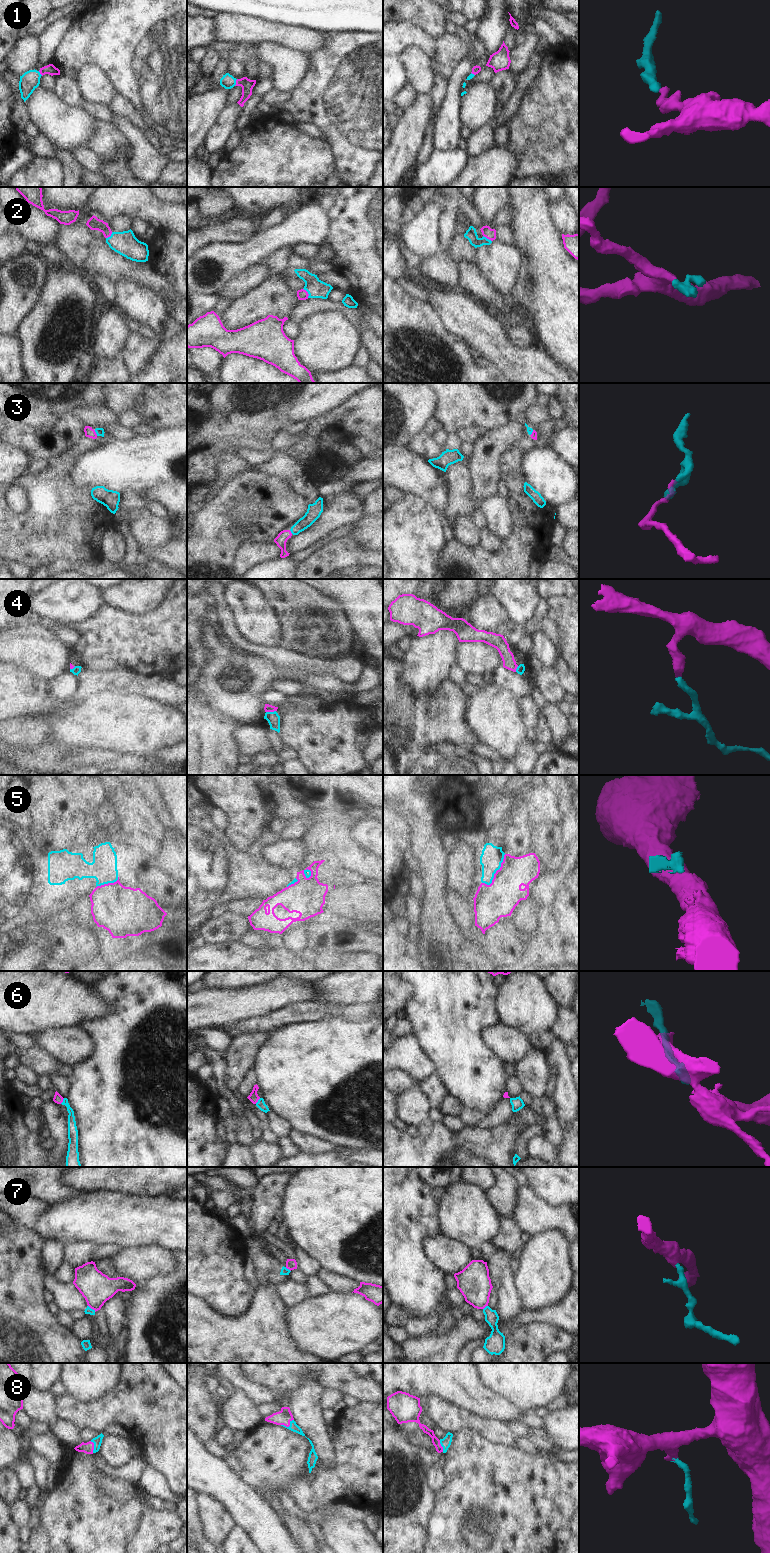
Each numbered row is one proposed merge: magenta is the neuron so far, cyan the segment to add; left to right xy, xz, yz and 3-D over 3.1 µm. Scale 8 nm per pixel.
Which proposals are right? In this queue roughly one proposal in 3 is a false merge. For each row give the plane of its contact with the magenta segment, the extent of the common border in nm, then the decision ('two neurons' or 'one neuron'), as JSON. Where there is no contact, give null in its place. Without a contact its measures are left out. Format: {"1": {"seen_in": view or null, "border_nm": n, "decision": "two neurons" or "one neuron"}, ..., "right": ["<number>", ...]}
{"1": {"seen_in": "xz", "border_nm": 60, "decision": "one neuron"}, "2": {"seen_in": "xz", "border_nm": 90, "decision": "one neuron"}, "3": {"seen_in": "xy", "border_nm": 50, "decision": "one neuron"}, "4": {"seen_in": "xz", "border_nm": 80, "decision": "one neuron"}, "5": {"seen_in": "yz", "border_nm": 300, "decision": "two neurons"}, "6": {"seen_in": "xy", "border_nm": 60, "decision": "one neuron"}, "7": {"seen_in": "xy", "border_nm": 80, "decision": "two neurons"}, "8": {"seen_in": "xz", "border_nm": 120, "decision": "one neuron"}, "right": ["1", "2", "3", "4", "6", "8"]}

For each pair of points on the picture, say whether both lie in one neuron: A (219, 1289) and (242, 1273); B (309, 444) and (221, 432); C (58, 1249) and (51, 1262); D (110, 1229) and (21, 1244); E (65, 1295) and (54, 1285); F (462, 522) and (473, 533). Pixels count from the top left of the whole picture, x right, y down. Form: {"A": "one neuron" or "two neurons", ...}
{"A": "one neuron", "B": "two neurons", "C": "one neuron", "D": "two neurons", "E": "one neuron", "F": "one neuron"}

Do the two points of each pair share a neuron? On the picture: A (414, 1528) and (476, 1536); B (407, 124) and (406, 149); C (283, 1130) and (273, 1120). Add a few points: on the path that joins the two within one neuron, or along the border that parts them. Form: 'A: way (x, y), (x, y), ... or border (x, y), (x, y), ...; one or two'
A: border (434, 1508), (427, 1526), (427, 1539), (424, 1542); two
B: way (407, 130), (406, 143); one
C: way (281, 1128), (275, 1122); one

